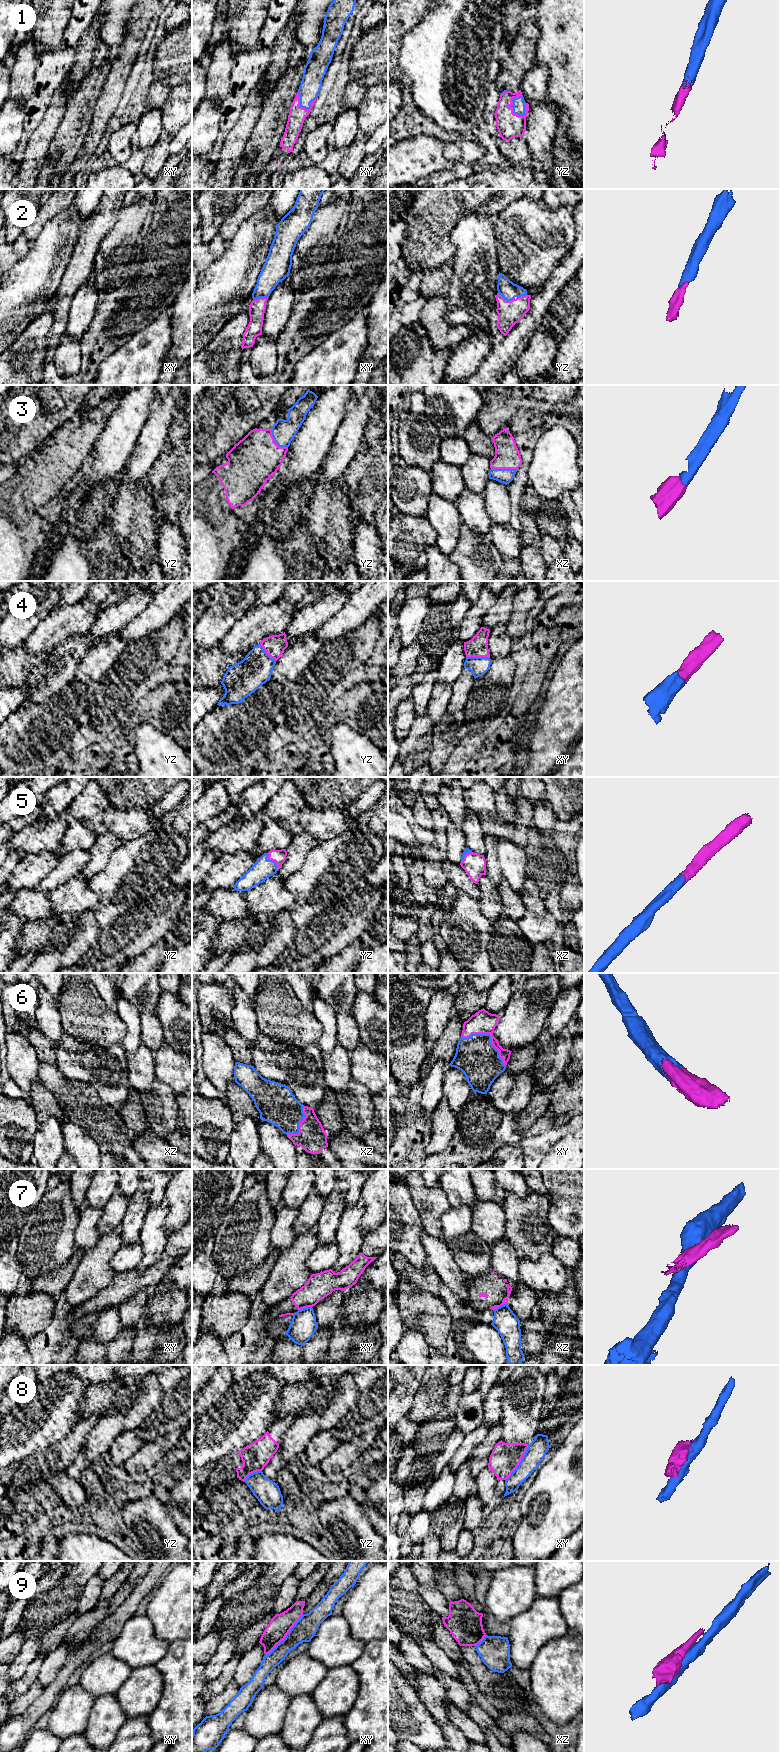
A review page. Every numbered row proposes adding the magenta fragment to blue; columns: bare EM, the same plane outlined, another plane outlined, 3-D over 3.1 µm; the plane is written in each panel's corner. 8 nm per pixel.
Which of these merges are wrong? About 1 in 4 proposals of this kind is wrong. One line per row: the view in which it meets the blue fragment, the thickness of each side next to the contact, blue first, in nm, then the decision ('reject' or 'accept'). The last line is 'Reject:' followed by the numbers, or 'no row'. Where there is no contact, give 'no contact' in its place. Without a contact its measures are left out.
1: yz | 100/200 nm | accept
2: yz | 150/190 nm | accept
3: xz | 120/200 nm | accept
4: xy | 150/160 nm | accept
5: yz | 160/110 nm | accept
6: xy | 320/190 nm | accept
7: xz | 190/50 nm | reject
8: xy | 160/240 nm | reject
9: xy | 180/170 nm | reject
Reject: 7, 8, 9

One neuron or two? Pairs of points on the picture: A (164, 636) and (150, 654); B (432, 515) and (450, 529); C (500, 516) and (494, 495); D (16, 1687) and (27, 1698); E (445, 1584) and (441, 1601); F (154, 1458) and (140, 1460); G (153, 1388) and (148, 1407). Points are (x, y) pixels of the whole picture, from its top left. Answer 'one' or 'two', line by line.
A: one
B: one
C: one
D: two
E: two
F: one
G: one

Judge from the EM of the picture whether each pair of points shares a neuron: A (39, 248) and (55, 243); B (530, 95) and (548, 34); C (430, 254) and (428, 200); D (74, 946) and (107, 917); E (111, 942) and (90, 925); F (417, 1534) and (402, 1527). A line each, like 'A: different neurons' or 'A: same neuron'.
A: same neuron
B: different neurons
C: same neuron
D: different neurons
E: different neurons
F: different neurons

